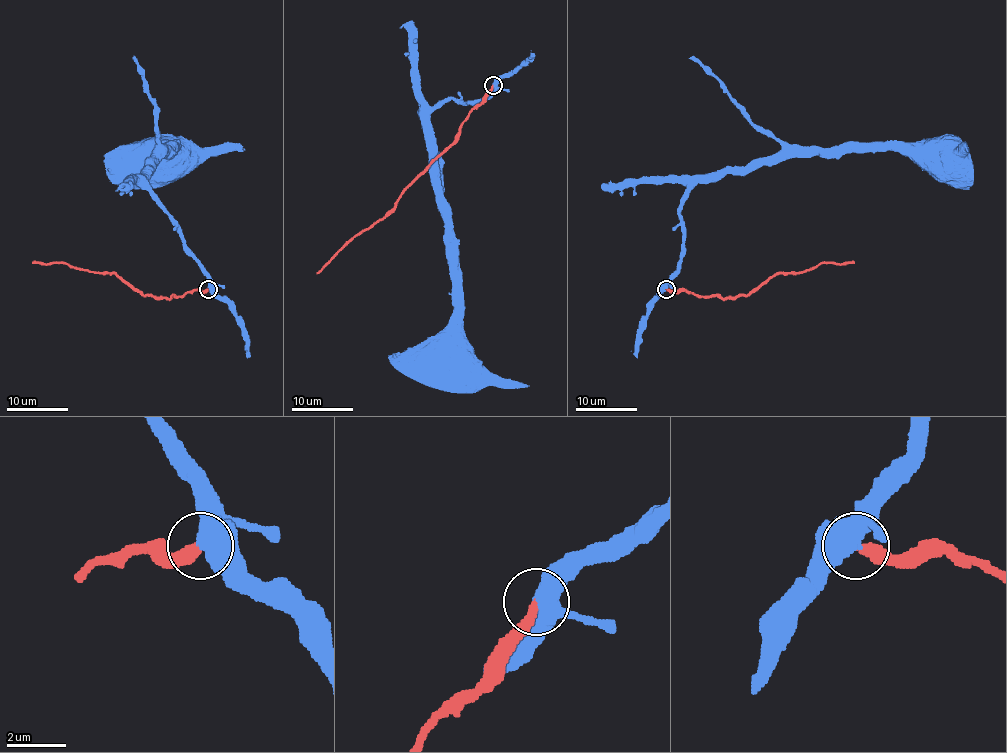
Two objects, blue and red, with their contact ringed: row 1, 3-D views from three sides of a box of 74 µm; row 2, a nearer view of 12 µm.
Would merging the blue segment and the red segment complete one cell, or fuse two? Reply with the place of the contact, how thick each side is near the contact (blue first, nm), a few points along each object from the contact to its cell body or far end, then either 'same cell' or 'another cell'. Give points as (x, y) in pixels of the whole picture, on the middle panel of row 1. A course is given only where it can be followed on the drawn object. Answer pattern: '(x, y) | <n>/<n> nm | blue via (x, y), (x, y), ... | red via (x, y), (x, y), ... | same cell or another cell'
(493, 85) | 500/340 nm | blue via (492, 85), (488, 96), (448, 99), (430, 115), (454, 301), (445, 370), (431, 375) | red via (492, 85), (489, 94), (462, 125), (460, 134), (384, 216), (358, 233), (317, 274) | another cell

